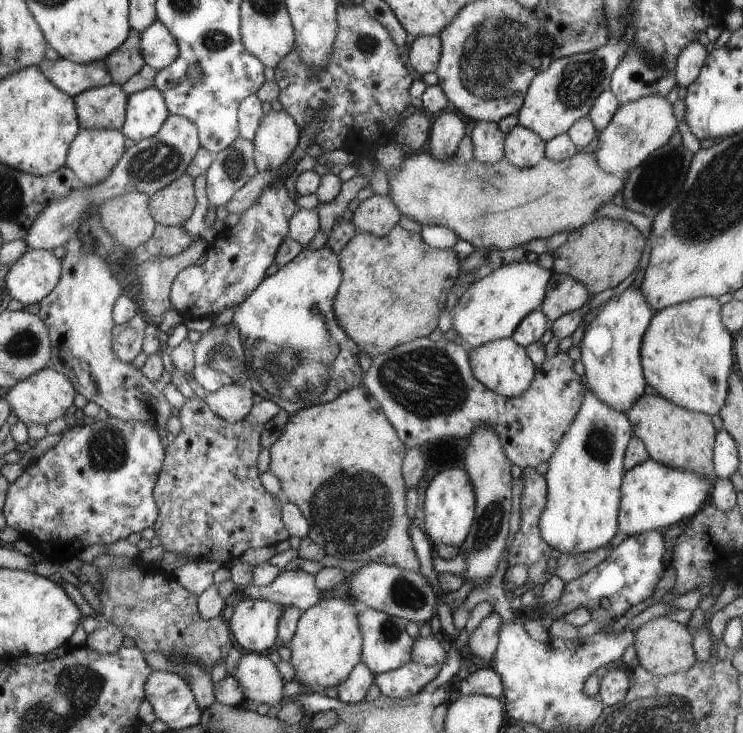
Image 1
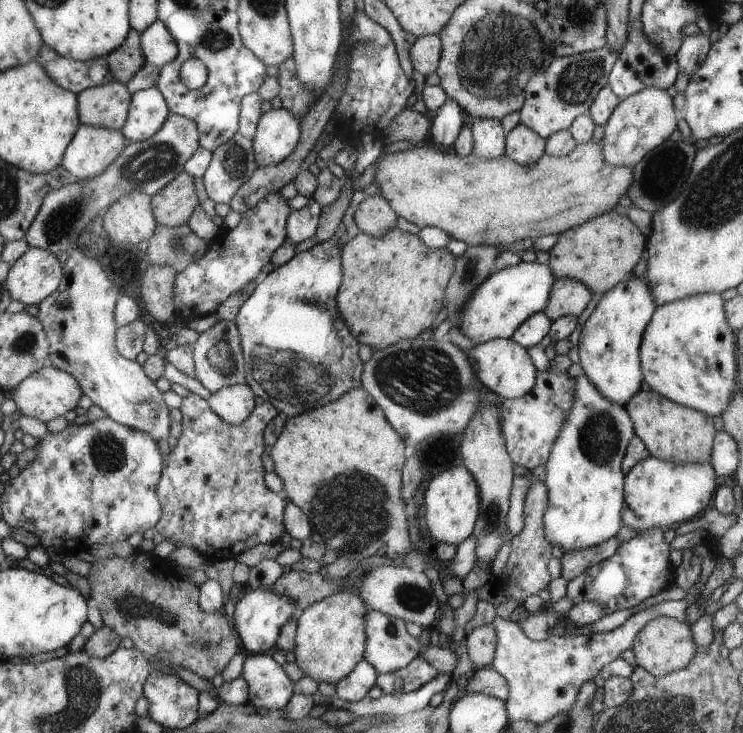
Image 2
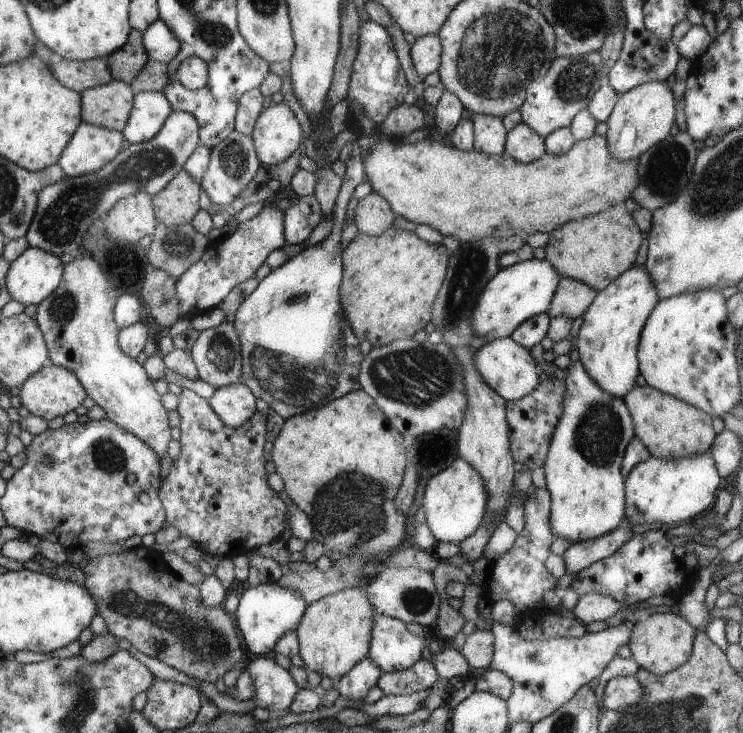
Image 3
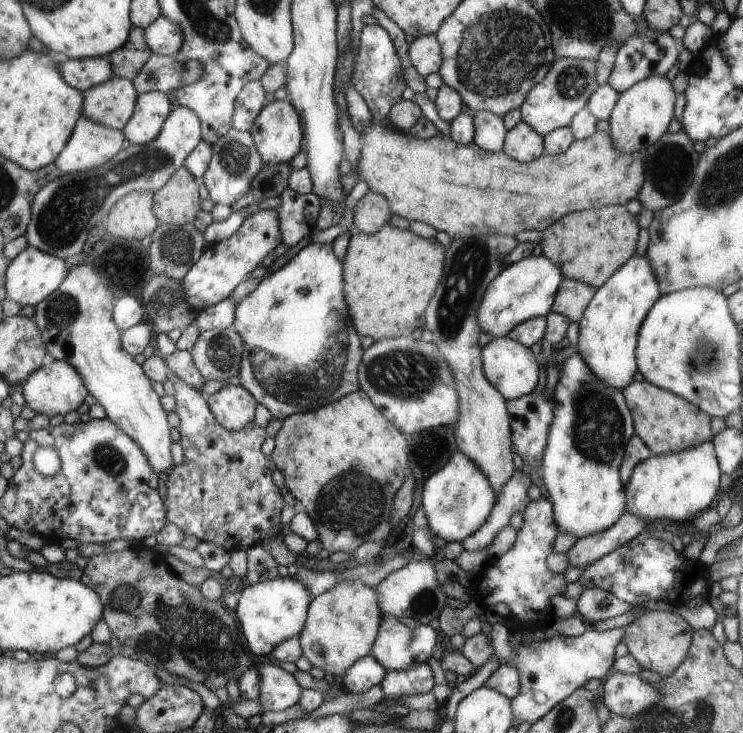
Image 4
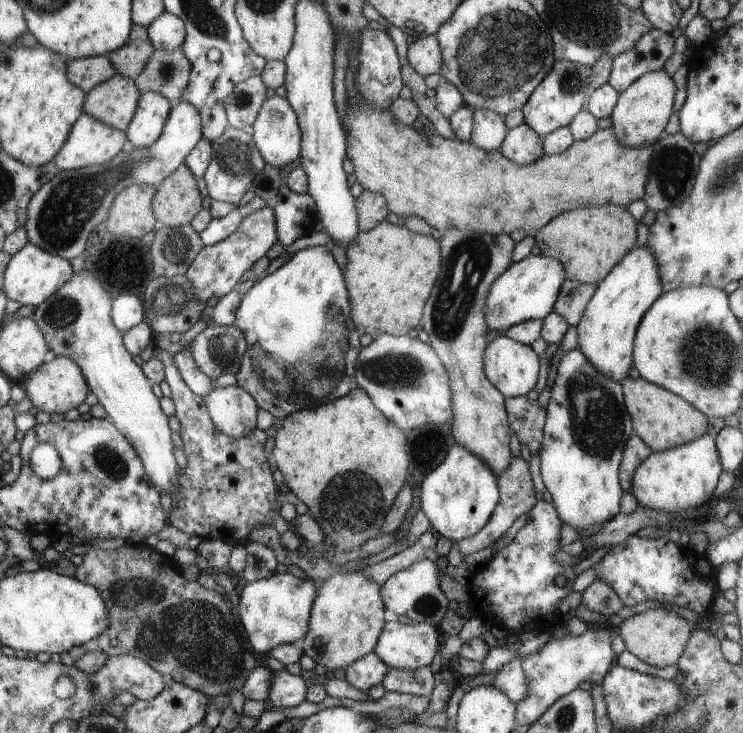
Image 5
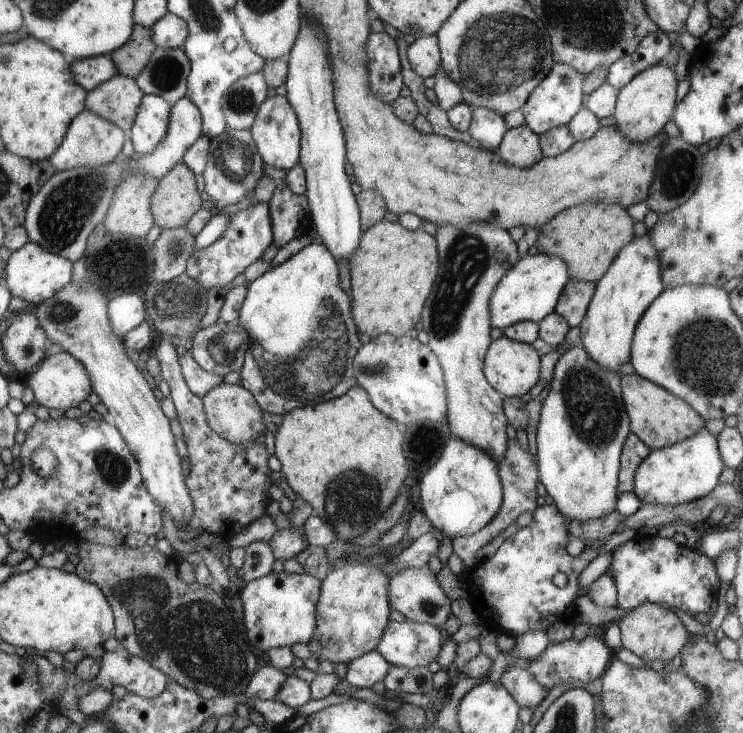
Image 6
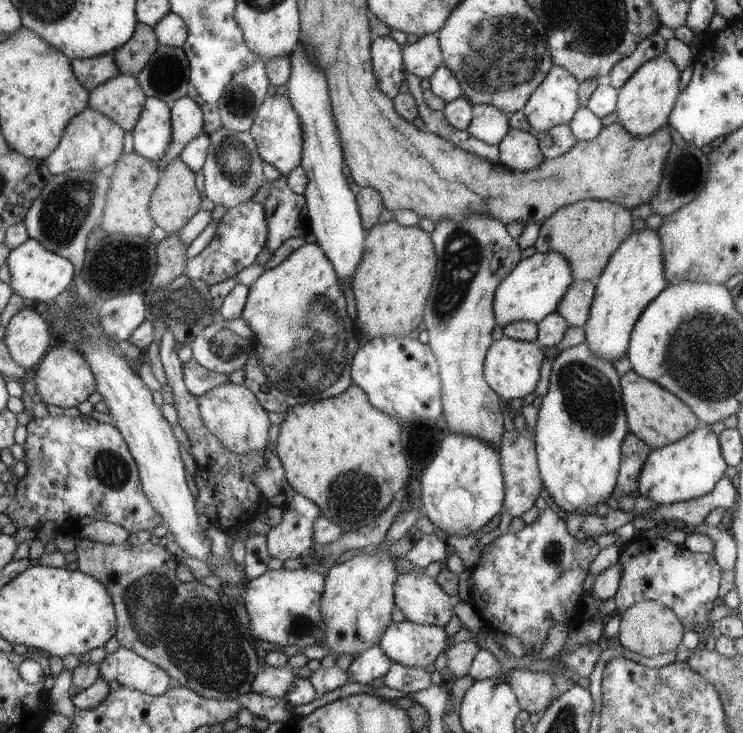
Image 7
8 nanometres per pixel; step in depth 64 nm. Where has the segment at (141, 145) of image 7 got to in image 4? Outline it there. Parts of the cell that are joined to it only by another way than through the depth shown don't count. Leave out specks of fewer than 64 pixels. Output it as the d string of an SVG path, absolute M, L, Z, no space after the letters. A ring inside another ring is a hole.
M165 92L139 93L135 112L122 132L132 145L146 145L154 140L163 128L168 115L174 110L170 96Z

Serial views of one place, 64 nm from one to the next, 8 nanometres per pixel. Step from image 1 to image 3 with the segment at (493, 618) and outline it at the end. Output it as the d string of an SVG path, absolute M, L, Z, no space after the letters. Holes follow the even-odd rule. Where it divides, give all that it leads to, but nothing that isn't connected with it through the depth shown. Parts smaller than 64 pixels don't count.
M478 630L466 637L462 646L462 655L468 660L473 671L489 669L494 651L494 636L491 630Z

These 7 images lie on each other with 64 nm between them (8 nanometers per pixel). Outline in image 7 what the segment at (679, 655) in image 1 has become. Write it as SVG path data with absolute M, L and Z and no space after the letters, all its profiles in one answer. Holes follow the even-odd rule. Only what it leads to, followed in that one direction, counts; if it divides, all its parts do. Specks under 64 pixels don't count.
M654 601L636 603L621 615L618 642L624 649L631 650L640 656L656 656L664 652L678 649L682 644L685 628L680 616L671 608L658 604Z

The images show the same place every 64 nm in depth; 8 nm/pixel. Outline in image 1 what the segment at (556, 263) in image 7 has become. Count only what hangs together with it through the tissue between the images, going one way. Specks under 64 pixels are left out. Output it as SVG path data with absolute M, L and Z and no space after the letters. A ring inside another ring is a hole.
M527 261L486 270L476 282L461 291L460 299L452 311L452 329L458 333L458 342L470 348L479 348L492 340L515 335L516 328L523 323L524 318L542 306L552 276L551 270Z

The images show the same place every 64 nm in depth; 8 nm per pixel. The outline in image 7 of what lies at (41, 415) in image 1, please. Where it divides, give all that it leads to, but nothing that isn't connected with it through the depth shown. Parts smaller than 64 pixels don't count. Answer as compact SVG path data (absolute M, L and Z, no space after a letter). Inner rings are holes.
M58 342L46 356L43 356L43 362L35 371L30 372L30 378L34 380L37 393L46 405L56 404L63 409L77 407L97 390L94 372L87 365L87 361L78 350L62 342Z

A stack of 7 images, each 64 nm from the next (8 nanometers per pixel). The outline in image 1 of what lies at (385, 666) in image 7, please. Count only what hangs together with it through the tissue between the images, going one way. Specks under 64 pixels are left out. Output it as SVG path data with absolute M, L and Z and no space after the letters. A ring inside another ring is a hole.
M365 663L358 664L347 680L340 682L336 688L338 689L338 697L345 704L357 704L365 697L370 686L375 683L377 677Z

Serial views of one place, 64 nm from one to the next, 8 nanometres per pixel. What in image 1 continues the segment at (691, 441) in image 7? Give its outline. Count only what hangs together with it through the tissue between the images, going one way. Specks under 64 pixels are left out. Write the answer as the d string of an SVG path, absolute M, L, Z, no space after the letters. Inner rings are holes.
M650 458L642 464L626 470L620 499L619 530L627 536L646 531L669 531L674 522L692 518L704 508L710 492L710 478L692 470L672 468Z

